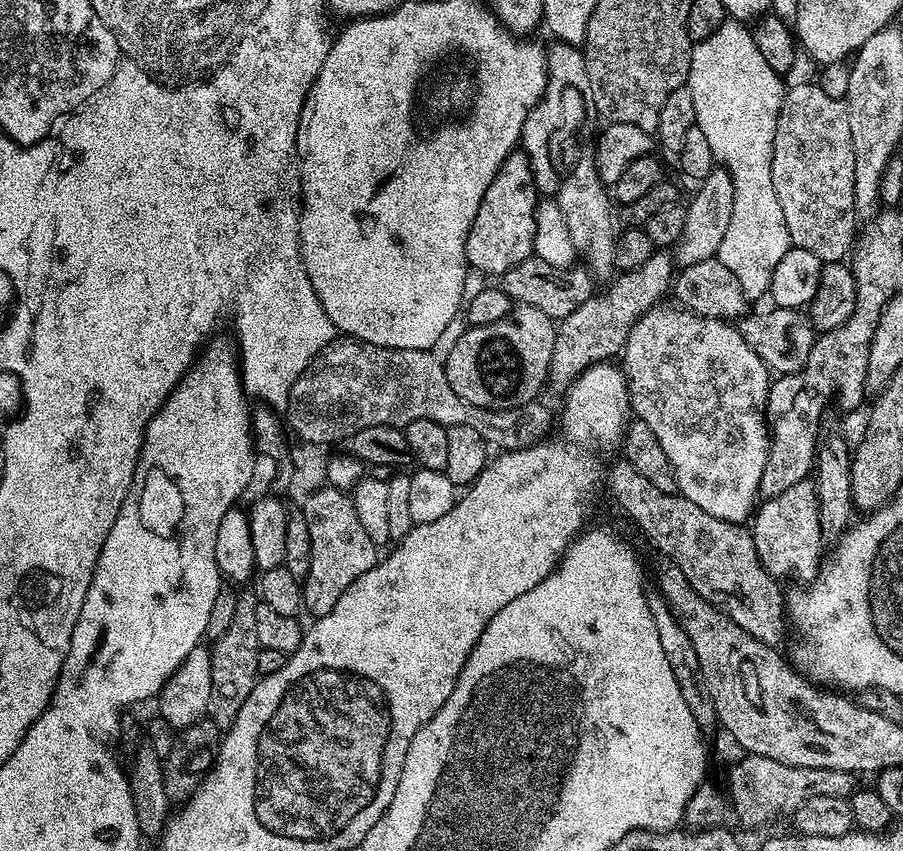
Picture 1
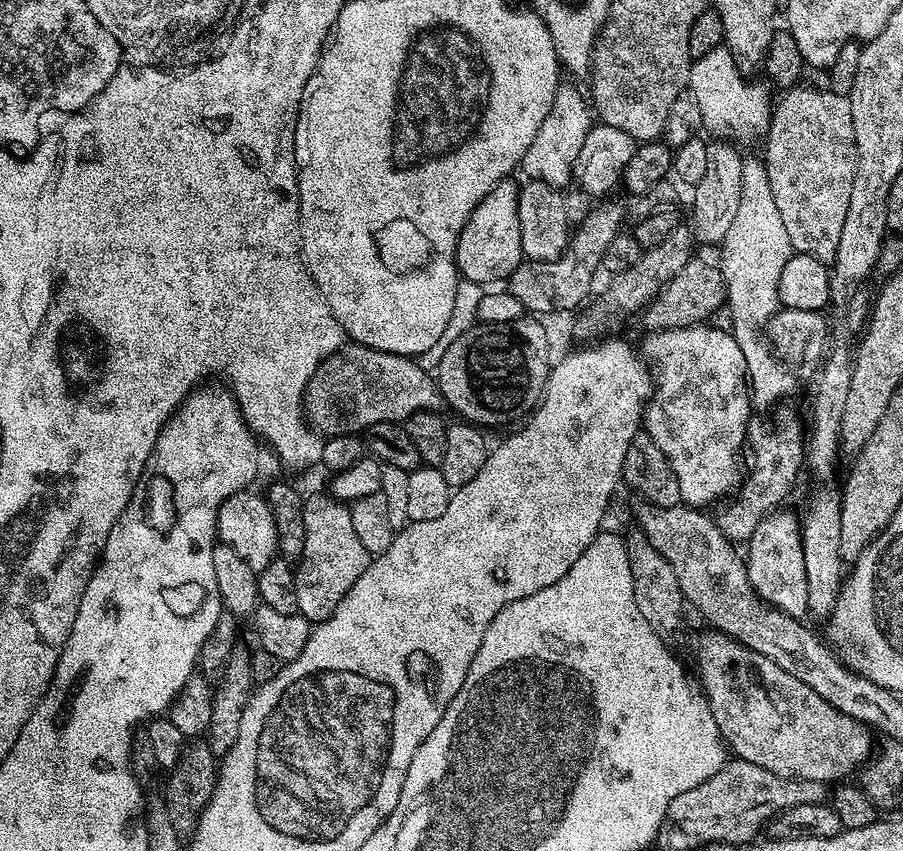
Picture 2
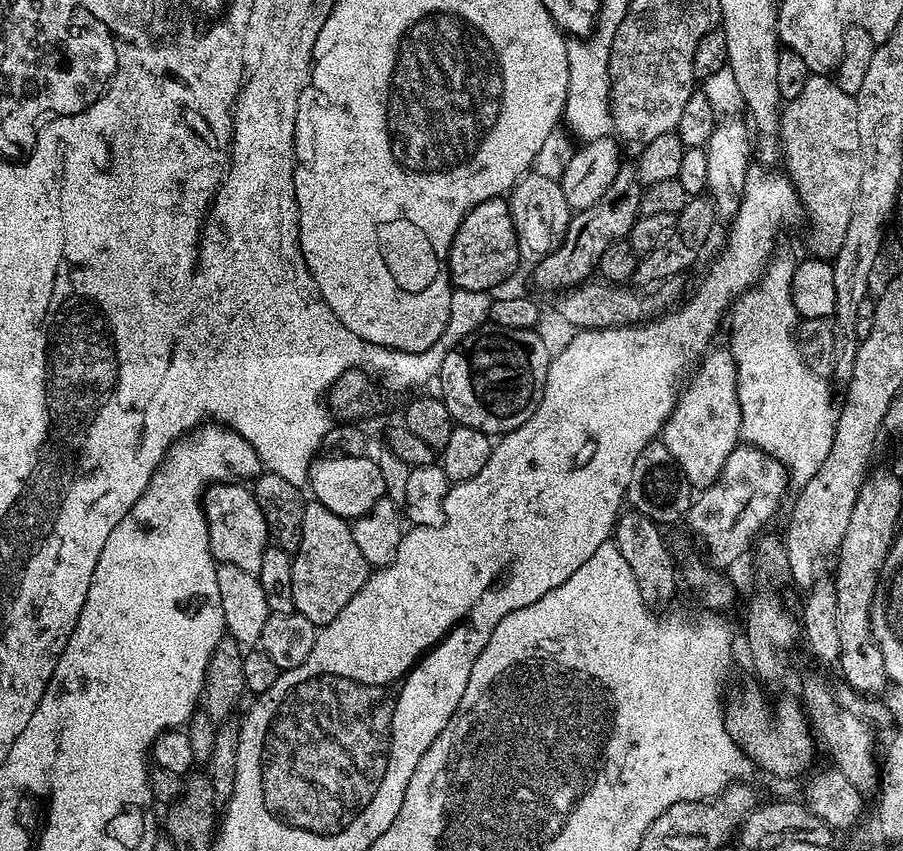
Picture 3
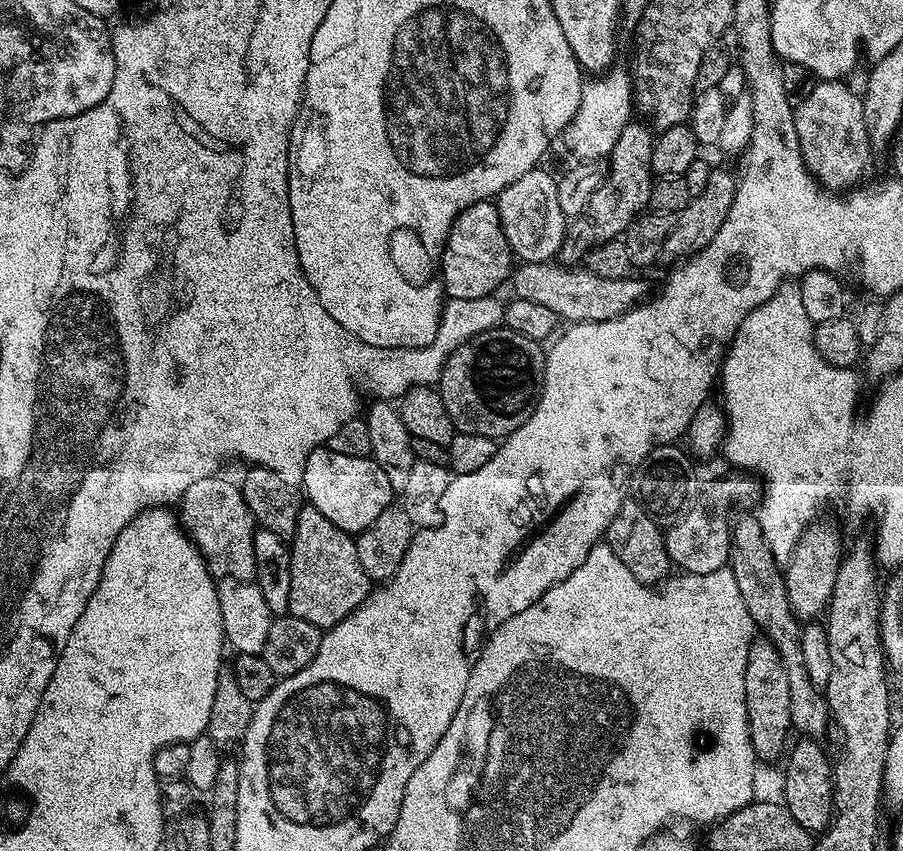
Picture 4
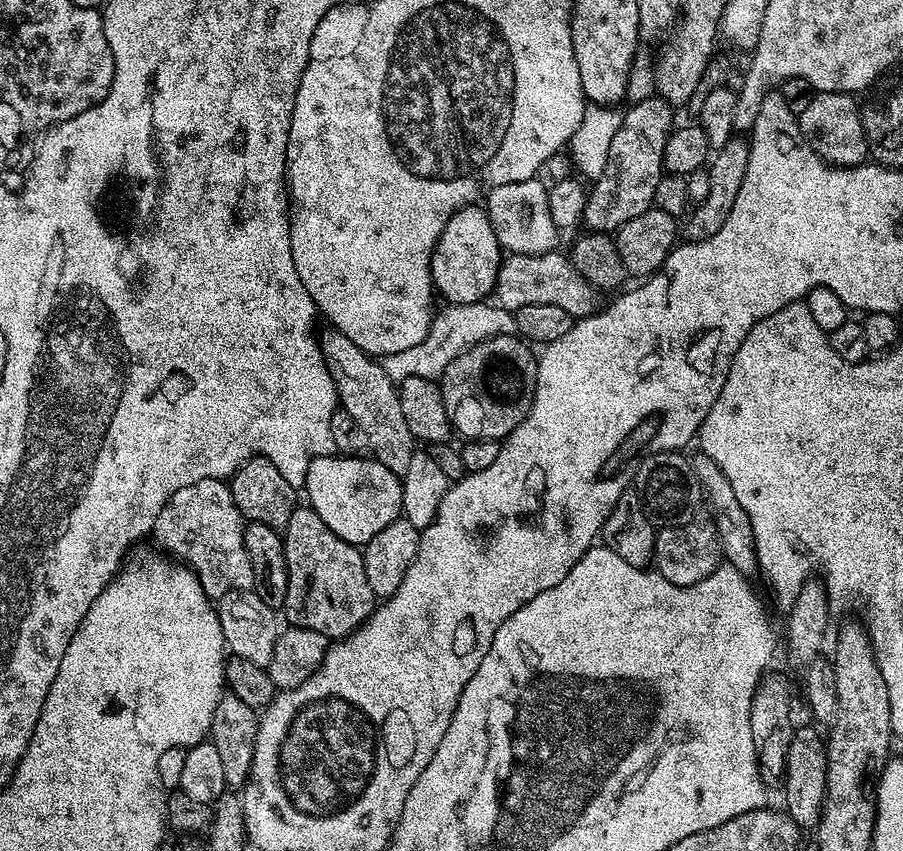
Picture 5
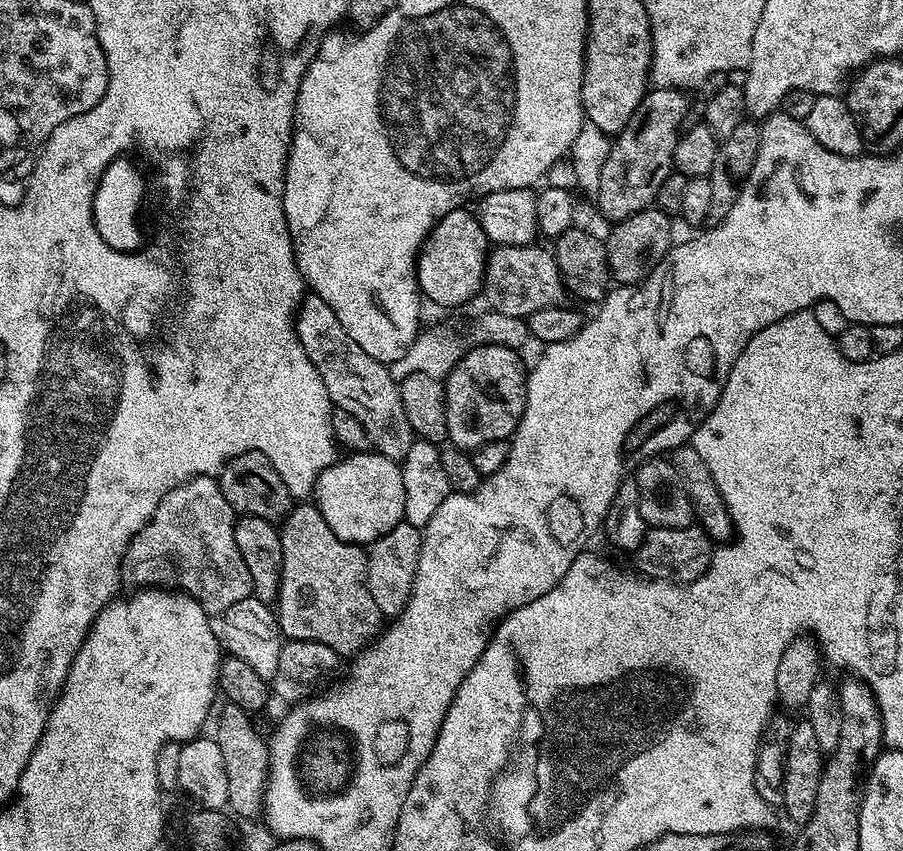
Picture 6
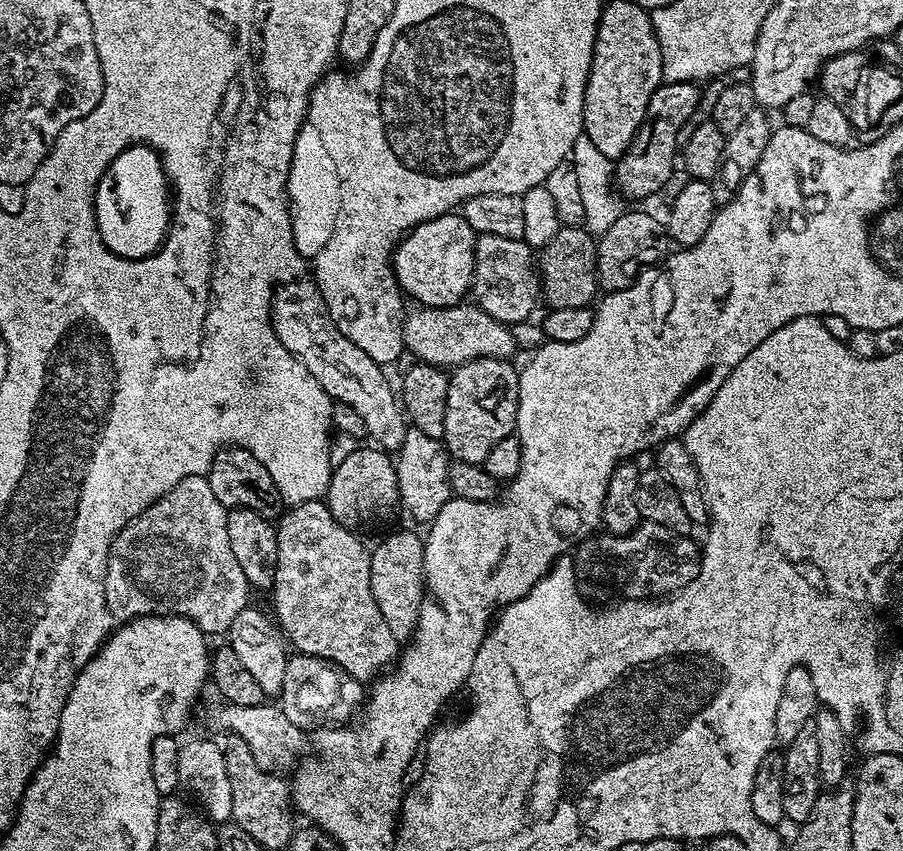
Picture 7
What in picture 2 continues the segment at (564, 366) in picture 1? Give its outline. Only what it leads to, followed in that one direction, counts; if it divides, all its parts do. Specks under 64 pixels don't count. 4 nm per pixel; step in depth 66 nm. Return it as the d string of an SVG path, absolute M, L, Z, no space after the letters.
M682 222L674 230L670 230L670 234L661 244L654 244L651 248L641 251L638 262L615 273L608 284L604 301L589 312L579 313L581 316L576 320L576 336L580 342L596 342L609 334L619 333L616 331L619 330L620 323L627 318L628 312L636 314L643 310L659 294L661 288L666 286L666 282L670 282L670 278L674 278L674 274L678 274L678 270L682 270L682 266L686 266L686 262L693 259L692 244L694 245L692 229Z

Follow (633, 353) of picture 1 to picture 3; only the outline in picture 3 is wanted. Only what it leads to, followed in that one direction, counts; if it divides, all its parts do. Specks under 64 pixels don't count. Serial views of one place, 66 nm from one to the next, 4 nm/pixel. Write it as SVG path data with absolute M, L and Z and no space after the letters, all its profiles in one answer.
M727 347L715 348L705 352L695 365L692 381L683 385L674 410L662 429L662 442L666 450L674 454L681 477L696 490L707 488L719 478L726 458L730 458L742 440L736 363Z

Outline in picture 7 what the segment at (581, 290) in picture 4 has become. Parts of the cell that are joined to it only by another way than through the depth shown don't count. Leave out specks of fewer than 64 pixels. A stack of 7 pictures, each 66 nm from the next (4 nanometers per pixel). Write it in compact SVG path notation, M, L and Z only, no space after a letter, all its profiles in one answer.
M480 234L474 250L474 274L471 295L481 308L499 324L515 326L525 323L536 307L542 304L542 281L533 249L523 240L502 238L502 234Z

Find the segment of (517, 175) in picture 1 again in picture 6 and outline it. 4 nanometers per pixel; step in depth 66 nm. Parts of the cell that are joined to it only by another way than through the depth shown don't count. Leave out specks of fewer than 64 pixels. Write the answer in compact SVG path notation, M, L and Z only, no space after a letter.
M467 207L456 208L432 228L416 256L416 281L425 301L433 300L444 308L456 308L481 295L484 271L490 251L488 235L482 230L480 217Z

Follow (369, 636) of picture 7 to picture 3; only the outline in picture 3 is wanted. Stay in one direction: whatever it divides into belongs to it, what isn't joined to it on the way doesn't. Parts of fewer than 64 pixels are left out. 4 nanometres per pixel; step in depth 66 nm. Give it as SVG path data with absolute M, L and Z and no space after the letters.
M315 498L309 499L302 514L302 542L292 556L294 606L302 618L323 626L334 622L342 606L362 590L370 575L370 565L362 558L362 550L354 542L352 525L334 514Z

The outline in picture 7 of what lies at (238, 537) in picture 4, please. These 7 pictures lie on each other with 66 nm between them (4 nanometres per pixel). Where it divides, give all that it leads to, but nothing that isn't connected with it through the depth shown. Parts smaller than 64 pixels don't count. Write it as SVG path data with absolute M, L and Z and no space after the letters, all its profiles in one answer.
M191 476L174 486L162 498L158 498L142 515L116 533L108 563L104 569L104 604L113 621L127 622L138 616L167 614L187 616L205 634L227 633L228 627L238 618L242 609L249 607L250 585L242 566L230 550L230 537L226 531L229 509L214 498L210 482L204 476Z

